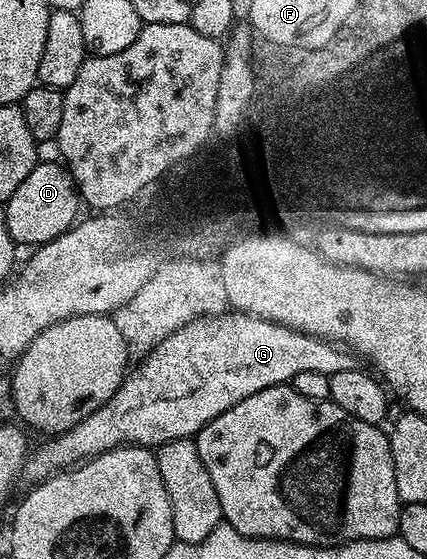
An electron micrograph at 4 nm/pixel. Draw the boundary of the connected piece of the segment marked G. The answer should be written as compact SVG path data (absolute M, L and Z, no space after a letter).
M227 310L223 314L192 320L182 325L140 361L140 368L136 372L133 370L125 378L114 397L110 397L110 401L78 421L78 425L74 425L69 431L53 434L49 443L42 444L37 451L35 448L29 454L22 472L23 478L29 479L29 484L35 485L51 477L53 473L71 469L93 459L95 455L112 451L121 445L155 449L166 441L192 439L207 423L226 413L226 409L238 405L238 401L254 397L254 393L262 393L262 389L270 389L280 383L291 384L298 373L322 373L330 376L343 371L355 371L358 367L356 352L343 345L238 310Z

